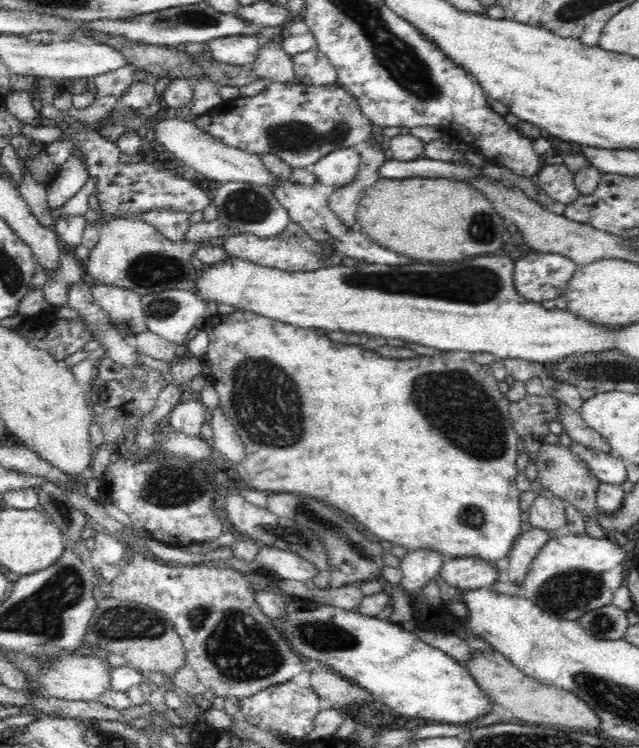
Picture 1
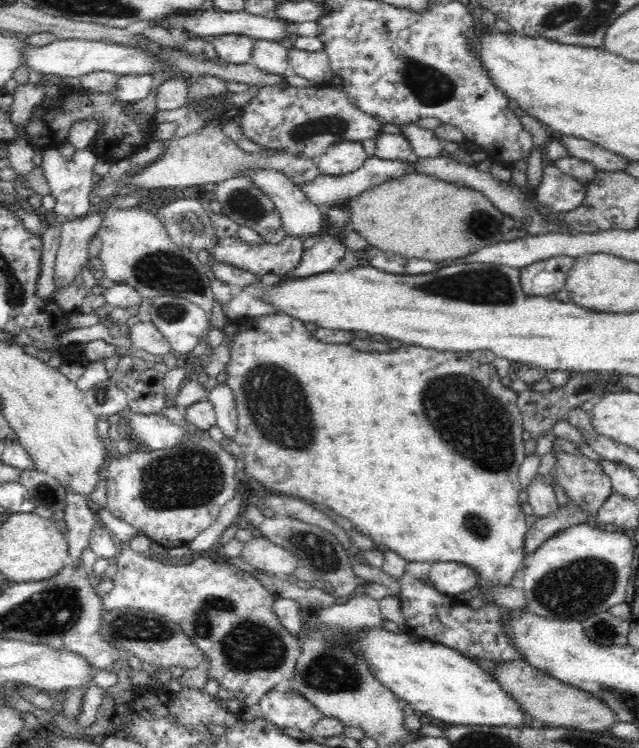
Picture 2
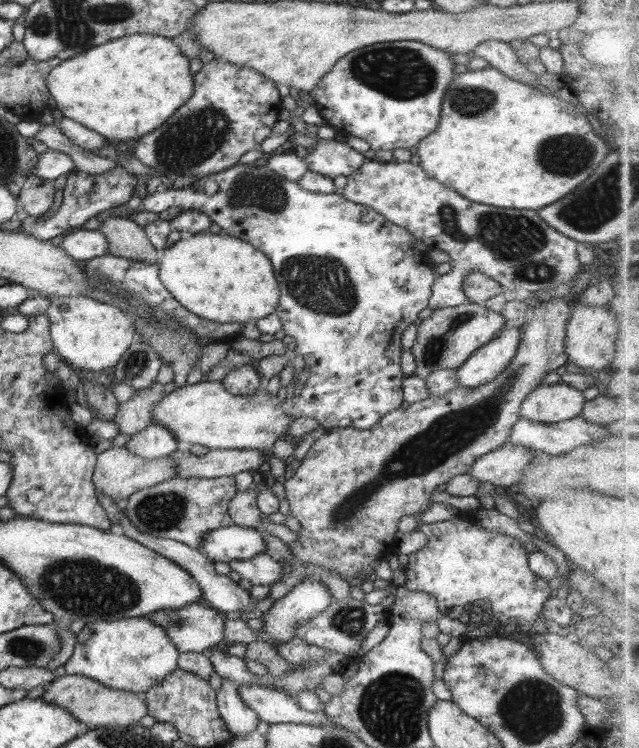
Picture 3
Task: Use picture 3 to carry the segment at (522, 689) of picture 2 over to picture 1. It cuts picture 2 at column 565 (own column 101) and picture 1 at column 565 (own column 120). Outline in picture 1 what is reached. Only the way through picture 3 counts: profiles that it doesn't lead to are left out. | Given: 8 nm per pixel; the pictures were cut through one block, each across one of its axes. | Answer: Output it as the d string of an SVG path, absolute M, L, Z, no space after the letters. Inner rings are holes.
M470 650L470 652L471 656L464 661L463 667L494 704L508 708L516 718L532 724L556 724L574 730L600 730L600 732L603 730L604 726L596 713L574 693L542 684L539 680L526 676L498 651L488 653Z

